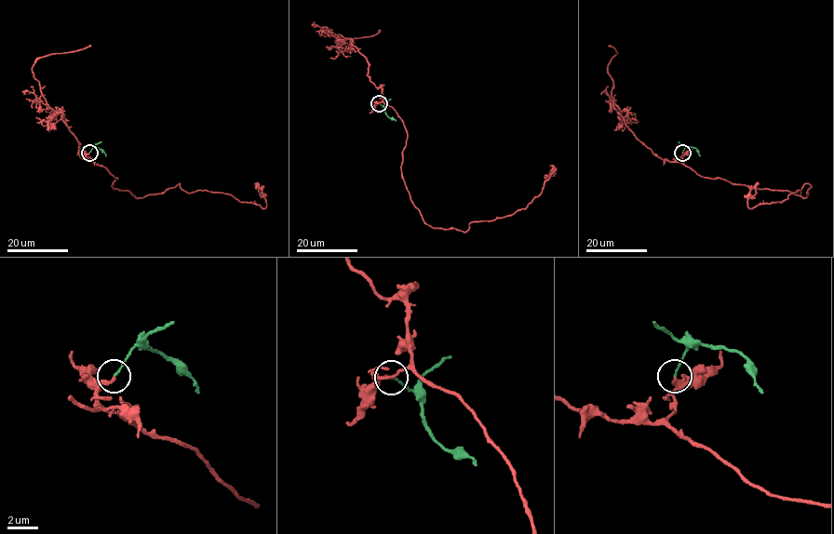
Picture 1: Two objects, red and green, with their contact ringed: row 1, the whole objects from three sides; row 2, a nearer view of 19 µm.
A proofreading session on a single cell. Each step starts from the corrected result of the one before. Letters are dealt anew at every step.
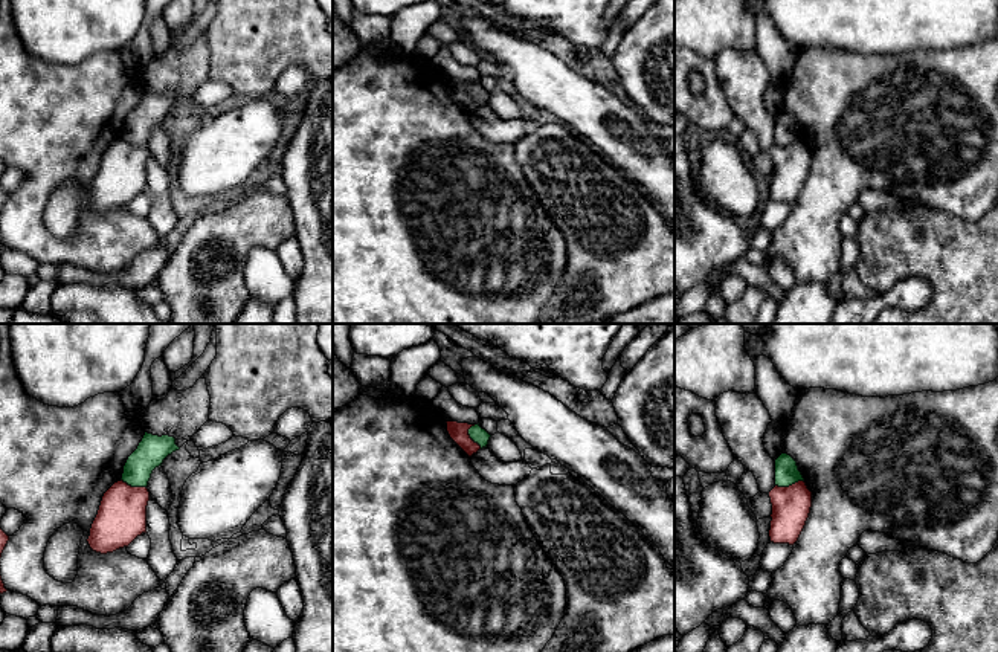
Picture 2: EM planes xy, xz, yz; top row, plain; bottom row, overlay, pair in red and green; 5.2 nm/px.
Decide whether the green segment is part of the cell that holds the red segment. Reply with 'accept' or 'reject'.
reject

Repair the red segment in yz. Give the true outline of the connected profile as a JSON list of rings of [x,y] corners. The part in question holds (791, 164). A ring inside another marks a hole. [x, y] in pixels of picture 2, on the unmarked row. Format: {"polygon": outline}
{"polygon": [[[798,139],[789,145],[775,144],[769,156],[772,162],[771,200],[794,203],[809,176],[812,150],[804,139]]]}

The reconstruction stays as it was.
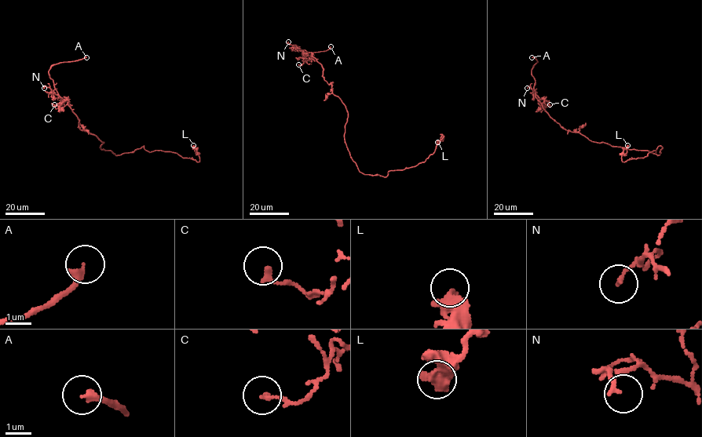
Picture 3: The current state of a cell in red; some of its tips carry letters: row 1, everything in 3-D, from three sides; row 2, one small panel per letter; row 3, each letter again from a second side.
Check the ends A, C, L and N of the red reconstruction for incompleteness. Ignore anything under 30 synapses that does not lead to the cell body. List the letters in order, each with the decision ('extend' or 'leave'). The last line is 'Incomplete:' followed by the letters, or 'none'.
A: extend
C: leave
L: leave
N: leave
Incomplete: A

